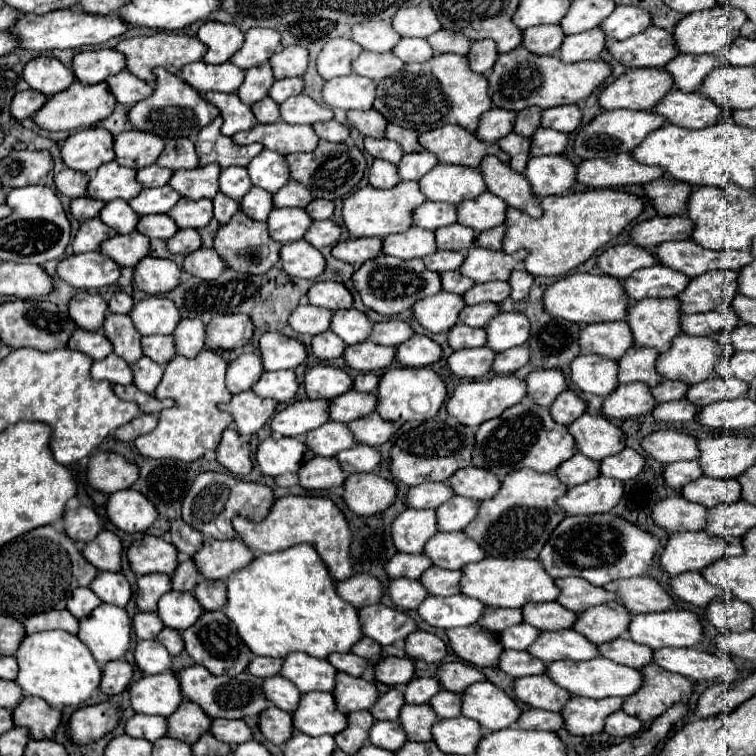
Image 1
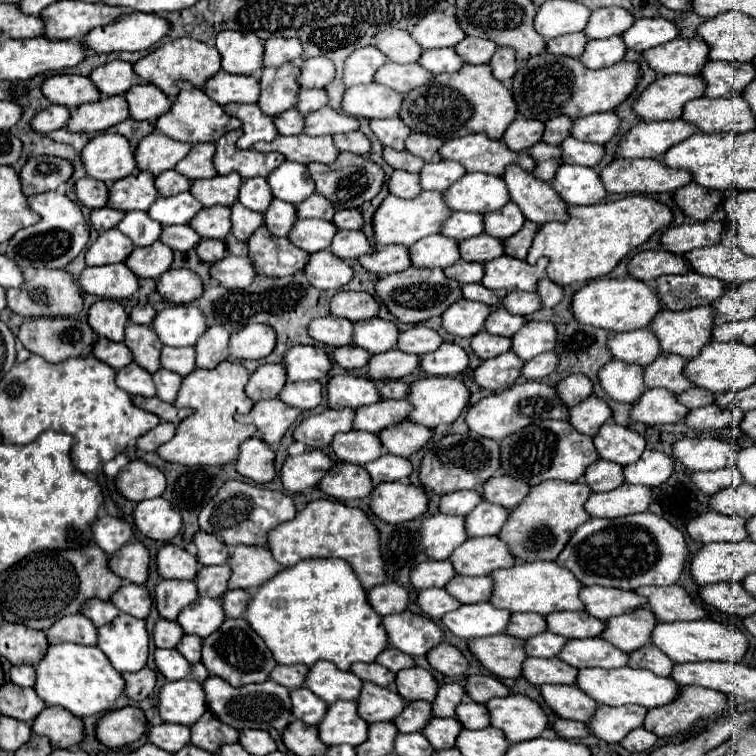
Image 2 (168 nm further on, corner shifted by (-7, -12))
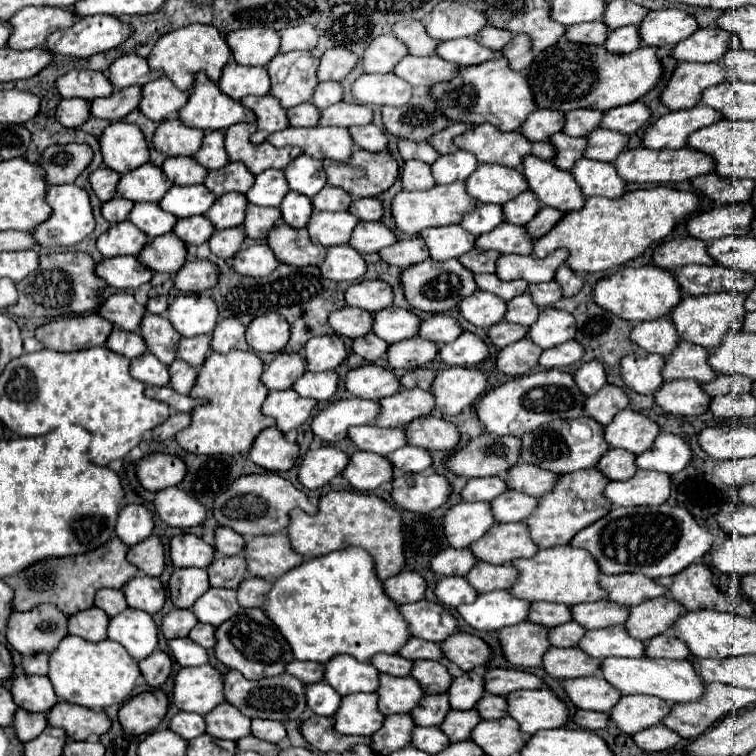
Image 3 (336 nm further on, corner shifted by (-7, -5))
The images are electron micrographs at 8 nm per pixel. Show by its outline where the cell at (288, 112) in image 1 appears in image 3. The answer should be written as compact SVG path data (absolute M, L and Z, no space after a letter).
M335 103L320 111L319 124L349 128L351 126L367 125L371 123L371 109L365 105L351 105L351 103Z

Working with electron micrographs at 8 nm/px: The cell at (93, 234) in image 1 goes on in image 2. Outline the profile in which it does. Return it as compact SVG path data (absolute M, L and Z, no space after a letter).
M119 228L103 232L97 242L89 248L85 260L87 266L105 266L105 264L115 264L115 262L125 262L127 256L133 252L133 244Z

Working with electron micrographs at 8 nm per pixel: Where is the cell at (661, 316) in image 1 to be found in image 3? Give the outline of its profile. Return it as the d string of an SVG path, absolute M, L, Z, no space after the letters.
M725 291L725 293L715 293L715 295L699 295L699 297L687 295L679 301L679 305L673 307L669 319L673 321L673 325L679 333L679 339L689 341L689 343L697 343L705 349L713 349L721 343L721 339L727 331L743 327L743 317L745 317L743 301L745 301L745 293L737 293L737 291Z

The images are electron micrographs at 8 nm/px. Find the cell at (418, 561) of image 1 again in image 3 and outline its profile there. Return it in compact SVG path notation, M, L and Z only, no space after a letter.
M445 549L431 559L431 571L439 577L445 575L467 575L469 569L477 563L469 549Z

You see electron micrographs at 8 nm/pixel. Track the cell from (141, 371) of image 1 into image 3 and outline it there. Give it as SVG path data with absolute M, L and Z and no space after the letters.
M175 359L175 361L169 365L169 375L171 375L171 387L173 387L177 393L187 395L187 393L191 391L193 383L195 383L197 371L195 371L191 365Z

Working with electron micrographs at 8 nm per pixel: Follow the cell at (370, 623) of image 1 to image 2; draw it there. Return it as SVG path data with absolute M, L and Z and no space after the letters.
M409 610L383 616L383 626L385 630L391 628L387 630L389 646L413 656L425 656L443 640L443 630L437 622Z

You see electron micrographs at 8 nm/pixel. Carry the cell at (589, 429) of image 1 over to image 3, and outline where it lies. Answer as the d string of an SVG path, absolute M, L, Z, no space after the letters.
M633 409L619 411L605 427L605 441L609 447L619 447L635 455L641 455L645 449L649 449L657 435L657 423Z

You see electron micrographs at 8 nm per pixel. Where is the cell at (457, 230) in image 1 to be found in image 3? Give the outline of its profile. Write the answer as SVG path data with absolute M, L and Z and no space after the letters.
M501 223L489 233L483 233L475 239L477 249L493 249L499 253L519 253L529 255L533 251L533 241L527 237L523 227Z

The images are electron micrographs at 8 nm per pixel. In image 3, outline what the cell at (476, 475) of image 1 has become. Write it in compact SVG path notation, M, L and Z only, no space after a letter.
M517 463L507 471L505 483L513 491L533 495L533 497L541 497L543 493L547 493L551 489L551 485L557 481L557 477L559 475L547 473L535 465Z

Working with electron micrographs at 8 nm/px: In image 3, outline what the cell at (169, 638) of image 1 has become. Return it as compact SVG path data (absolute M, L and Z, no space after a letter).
M197 623L197 625L191 629L189 639L191 639L191 641L195 641L197 645L201 645L203 649L213 649L213 645L215 645L213 631L215 631L215 627L213 627L213 625L203 625L203 623Z

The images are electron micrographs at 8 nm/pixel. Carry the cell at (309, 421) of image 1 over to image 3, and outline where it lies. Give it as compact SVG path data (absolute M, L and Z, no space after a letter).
M341 399L341 401L329 403L313 417L311 431L327 443L337 443L345 439L347 429L351 425L367 425L375 419L377 413L379 413L377 401Z

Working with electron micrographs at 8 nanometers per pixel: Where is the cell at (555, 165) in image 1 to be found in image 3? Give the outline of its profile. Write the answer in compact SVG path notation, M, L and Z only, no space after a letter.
M583 157L575 161L571 175L575 177L585 197L617 199L625 193L625 181L617 175L611 163L601 163Z

